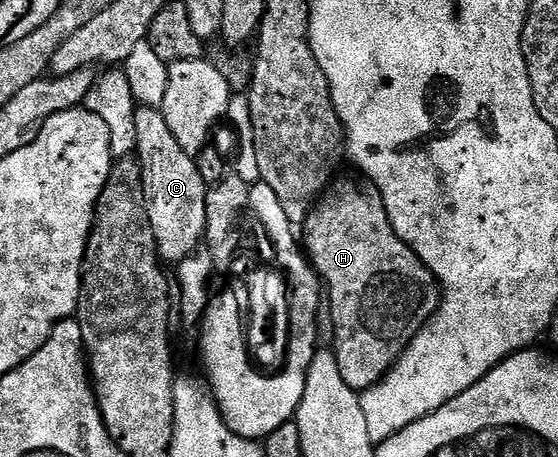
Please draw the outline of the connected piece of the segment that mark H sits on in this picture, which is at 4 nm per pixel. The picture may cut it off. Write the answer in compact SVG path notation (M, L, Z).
M340 178L319 196L305 224L305 254L315 268L315 274L325 284L325 295L332 299L336 329L333 350L341 365L341 377L345 377L345 385L362 393L387 376L423 324L435 316L441 302L441 288L439 280L419 260L417 253L397 237L378 187L366 178L358 178Z

